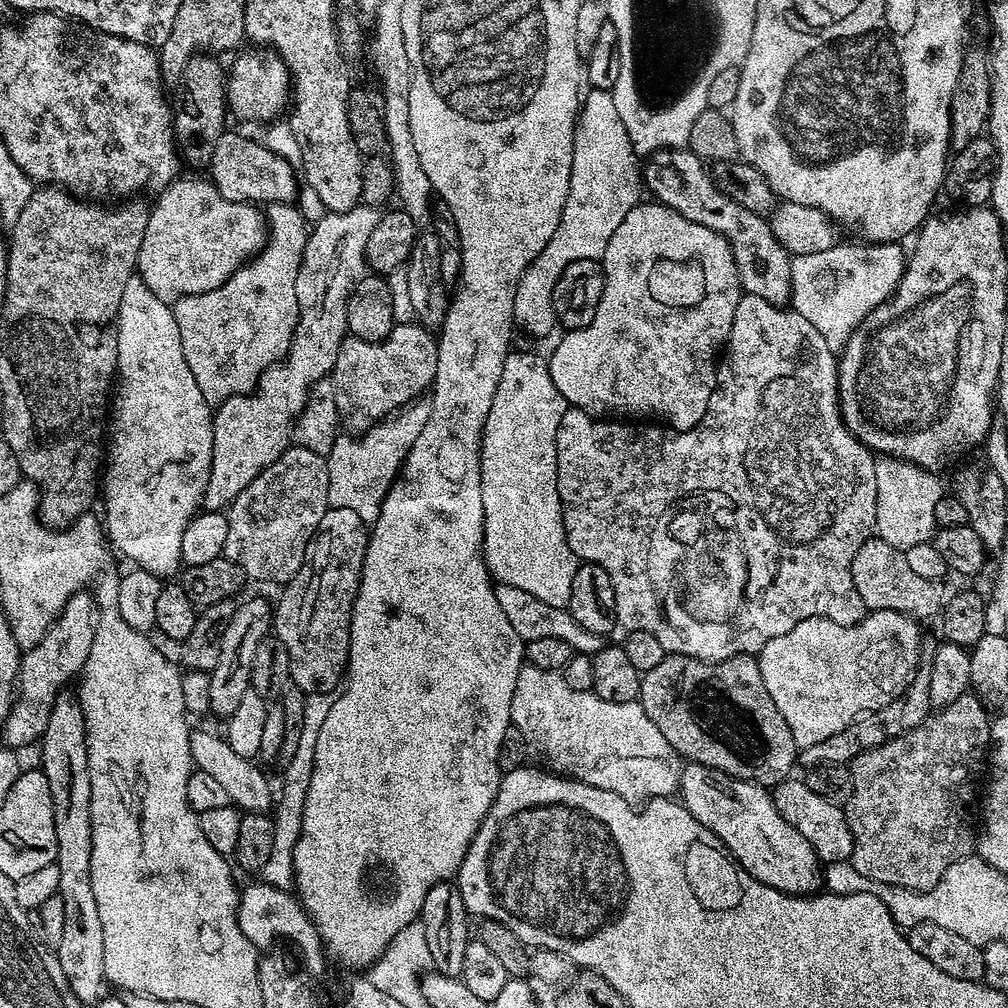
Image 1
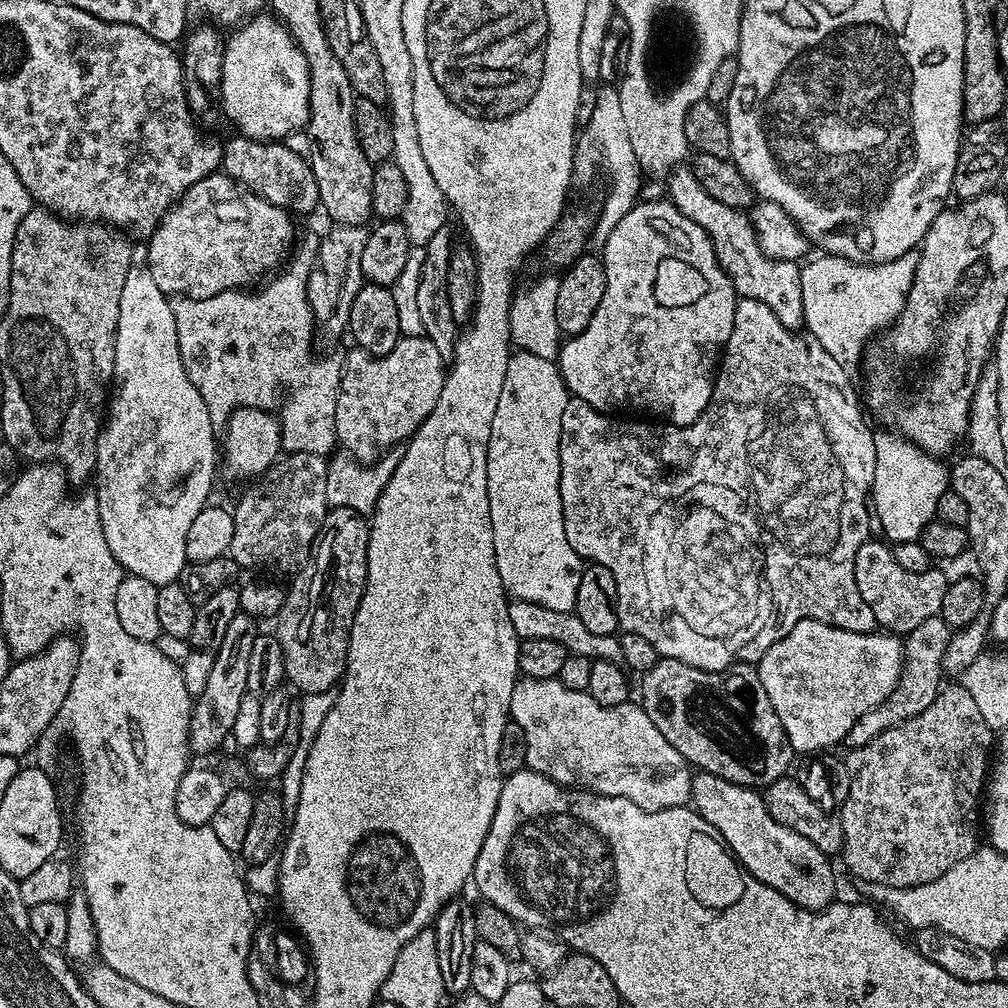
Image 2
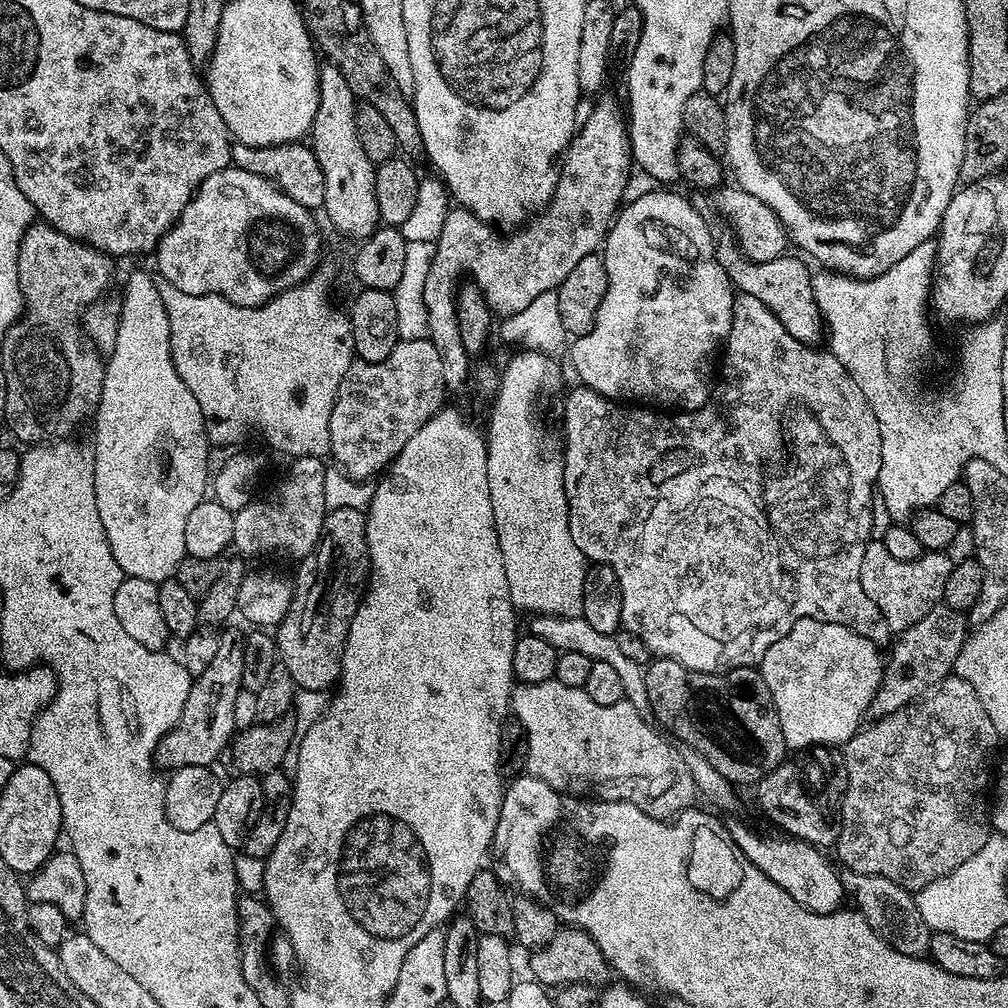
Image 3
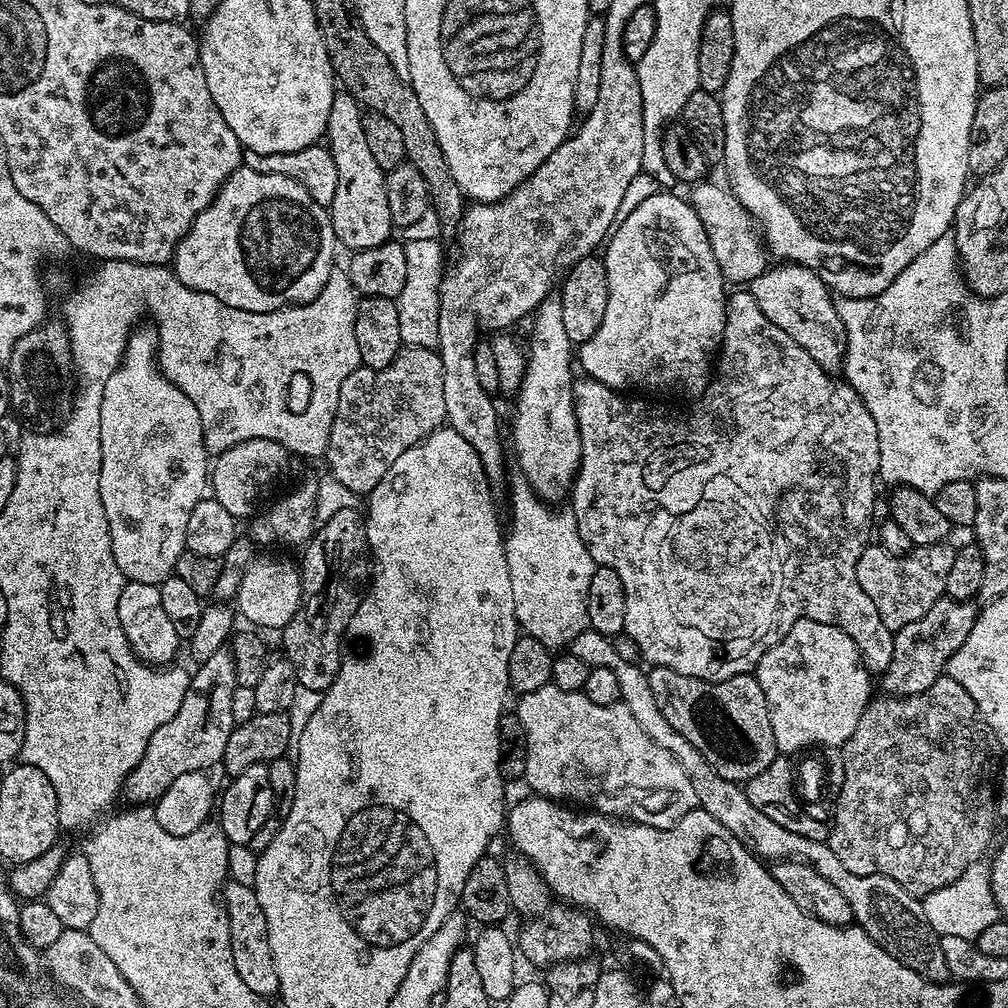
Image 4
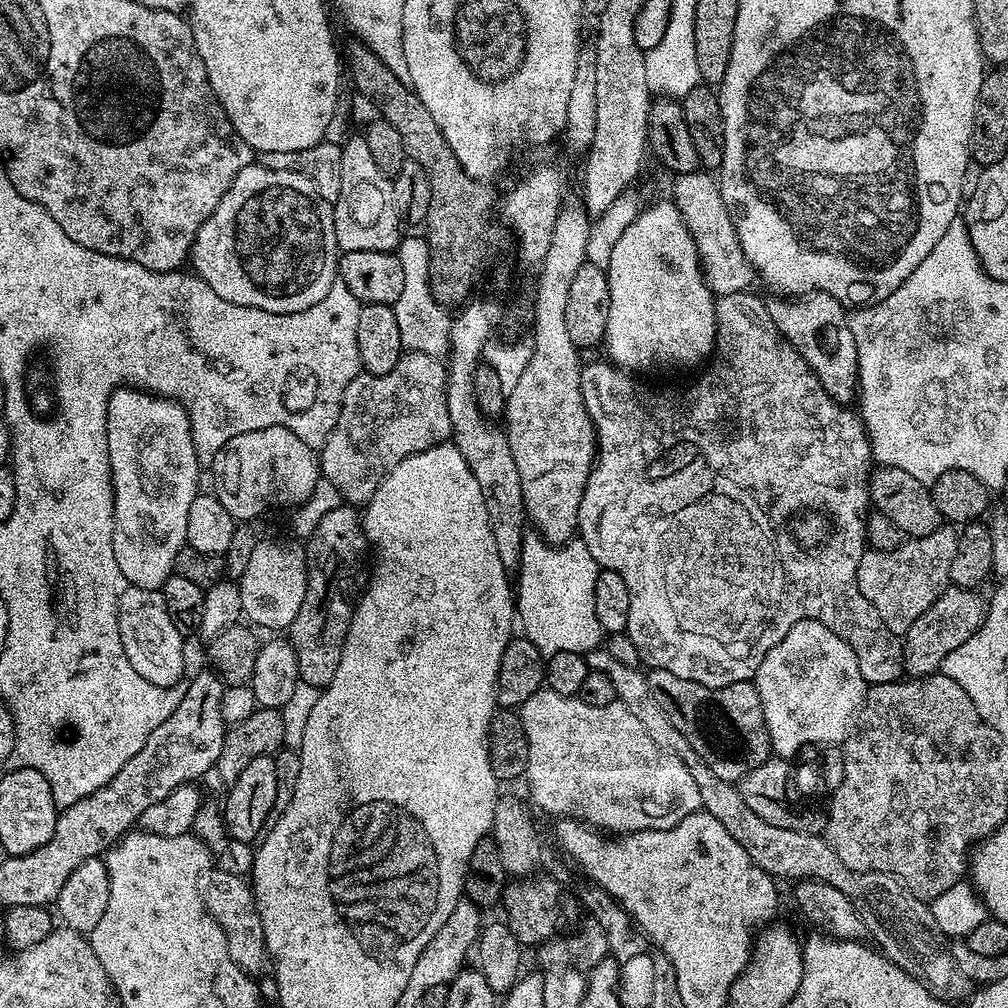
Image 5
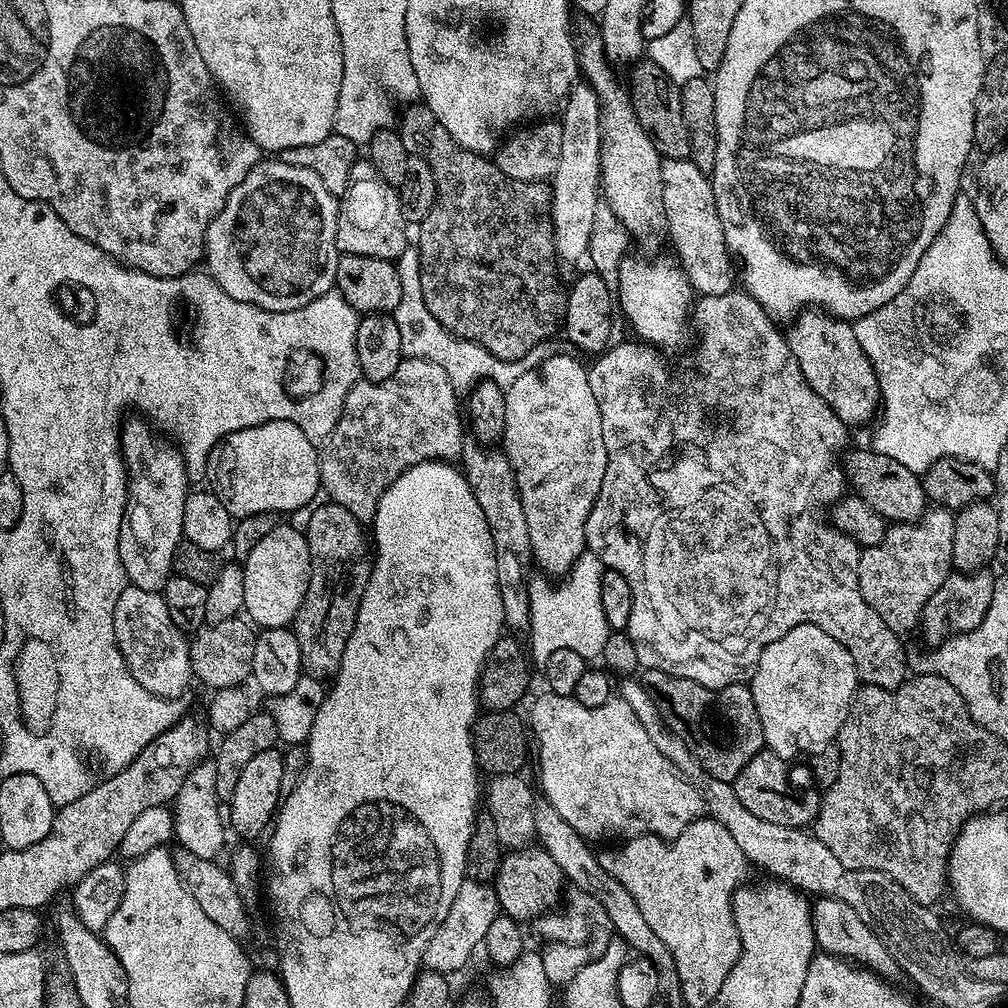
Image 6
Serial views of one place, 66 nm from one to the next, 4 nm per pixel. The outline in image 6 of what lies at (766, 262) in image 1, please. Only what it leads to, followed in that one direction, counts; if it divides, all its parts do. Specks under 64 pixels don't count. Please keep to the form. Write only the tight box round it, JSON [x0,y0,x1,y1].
[786,310,880,425]

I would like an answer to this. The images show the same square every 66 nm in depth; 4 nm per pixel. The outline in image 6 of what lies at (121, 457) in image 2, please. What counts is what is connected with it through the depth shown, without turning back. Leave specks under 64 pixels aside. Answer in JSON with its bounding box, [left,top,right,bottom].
[118,419,190,593]

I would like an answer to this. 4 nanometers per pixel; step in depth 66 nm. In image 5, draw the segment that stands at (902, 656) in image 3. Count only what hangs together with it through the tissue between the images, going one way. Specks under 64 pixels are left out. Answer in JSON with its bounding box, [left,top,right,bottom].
[902,586,986,678]

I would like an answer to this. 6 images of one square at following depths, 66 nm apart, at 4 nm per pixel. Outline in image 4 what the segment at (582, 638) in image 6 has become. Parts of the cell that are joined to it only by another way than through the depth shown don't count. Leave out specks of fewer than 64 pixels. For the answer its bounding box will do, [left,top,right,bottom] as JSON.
[504,475,598,650]

